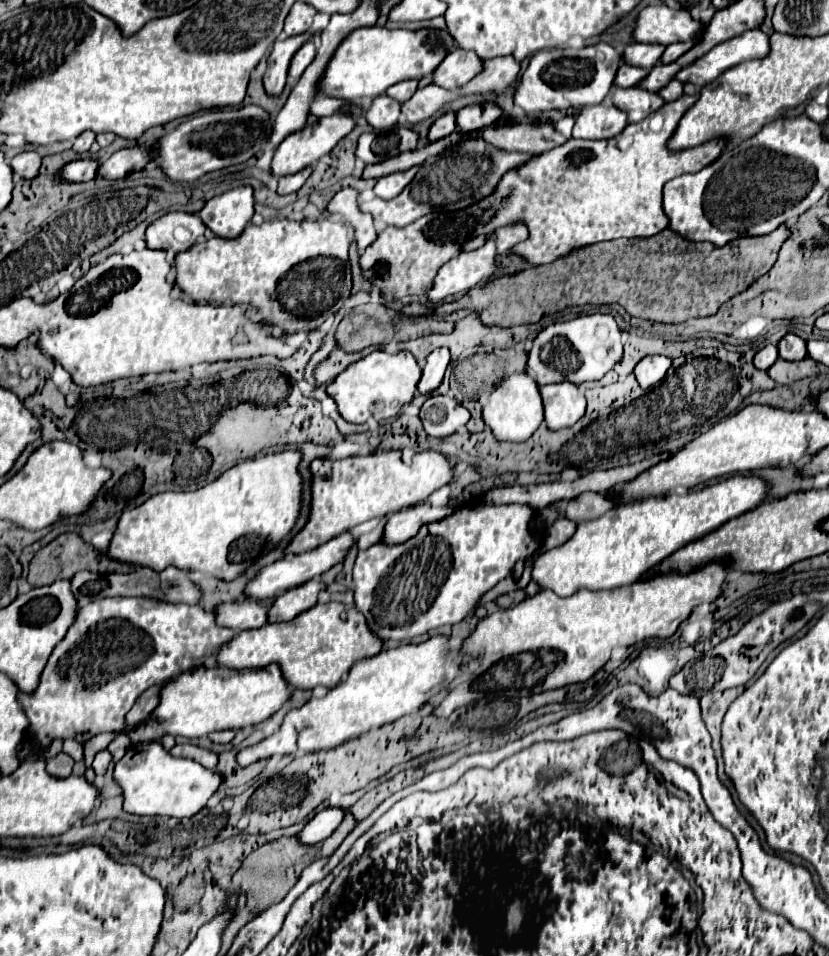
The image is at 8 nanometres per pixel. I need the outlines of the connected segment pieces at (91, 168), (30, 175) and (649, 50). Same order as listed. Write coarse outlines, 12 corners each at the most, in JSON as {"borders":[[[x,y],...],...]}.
{"borders":[[[98,159],[72,161],[60,177],[72,183],[96,177]],[[24,151],[10,161],[14,173],[24,179],[38,175],[42,157]],[[630,43],[624,61],[652,69],[662,53],[660,43]]]}

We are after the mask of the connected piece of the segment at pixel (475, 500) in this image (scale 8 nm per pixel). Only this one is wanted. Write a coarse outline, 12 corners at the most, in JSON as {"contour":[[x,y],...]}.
{"contour":[[462,495],[444,507],[424,505],[390,515],[382,541],[404,543],[424,523],[440,521],[482,495]]}

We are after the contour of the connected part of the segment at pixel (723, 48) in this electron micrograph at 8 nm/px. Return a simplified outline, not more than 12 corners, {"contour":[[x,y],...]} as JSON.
{"contour":[[750,29],[674,75],[704,87],[728,67],[766,57],[768,35]]}

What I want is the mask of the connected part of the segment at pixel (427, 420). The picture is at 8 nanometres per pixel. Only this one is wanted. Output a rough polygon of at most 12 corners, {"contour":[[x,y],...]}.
{"contour":[[432,395],[420,409],[430,437],[448,437],[470,411],[446,395]]}

